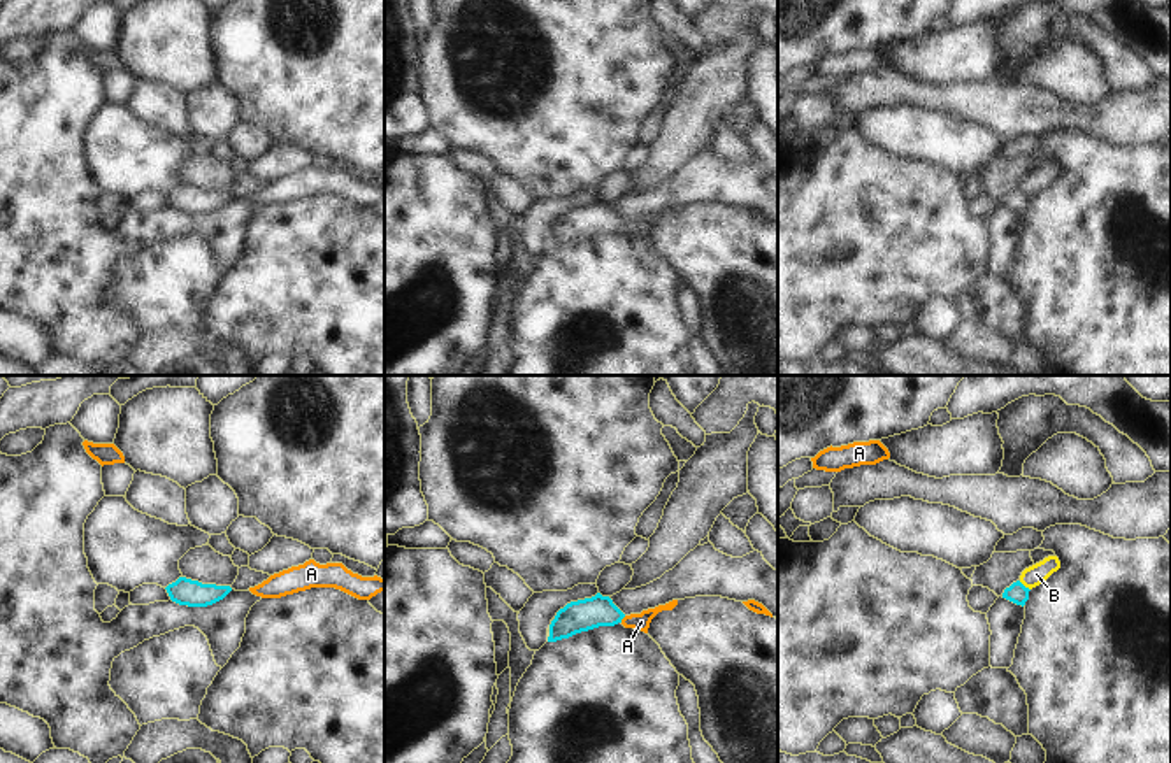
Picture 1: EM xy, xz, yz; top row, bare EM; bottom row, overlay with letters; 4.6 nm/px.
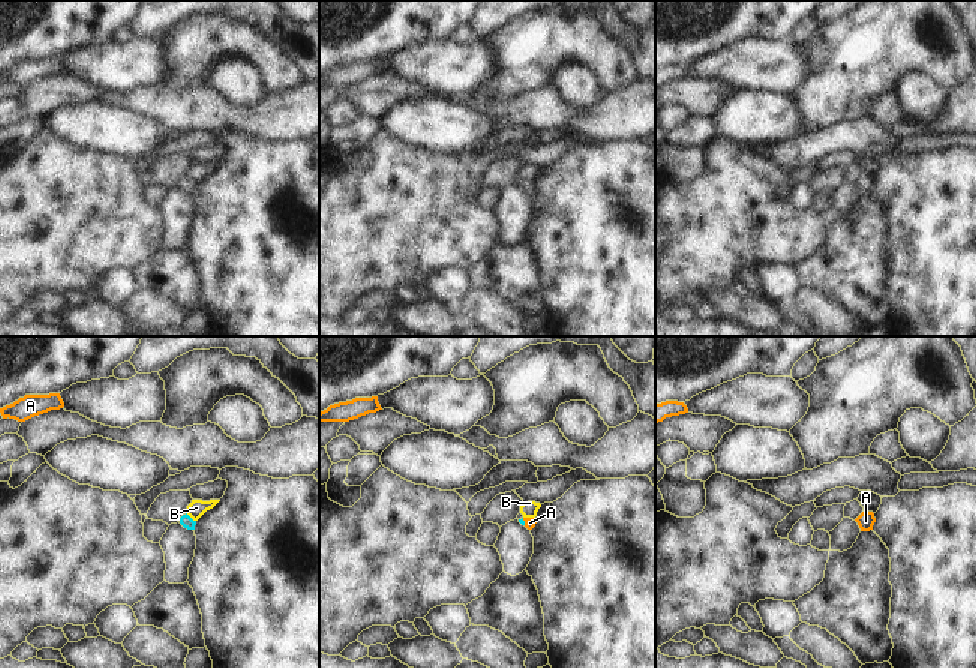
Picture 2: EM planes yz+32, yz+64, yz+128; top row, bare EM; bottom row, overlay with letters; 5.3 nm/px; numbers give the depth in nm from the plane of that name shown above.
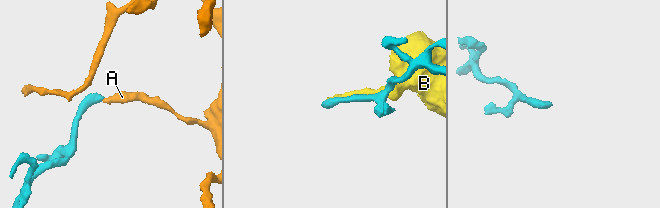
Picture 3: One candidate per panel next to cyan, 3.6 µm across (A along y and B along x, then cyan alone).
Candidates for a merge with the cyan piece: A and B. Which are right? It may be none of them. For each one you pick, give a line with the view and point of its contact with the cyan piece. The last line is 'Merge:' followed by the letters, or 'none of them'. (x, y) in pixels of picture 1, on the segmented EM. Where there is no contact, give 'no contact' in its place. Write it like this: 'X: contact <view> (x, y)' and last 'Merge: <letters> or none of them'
A: contact xz (622, 618)
Merge: A

